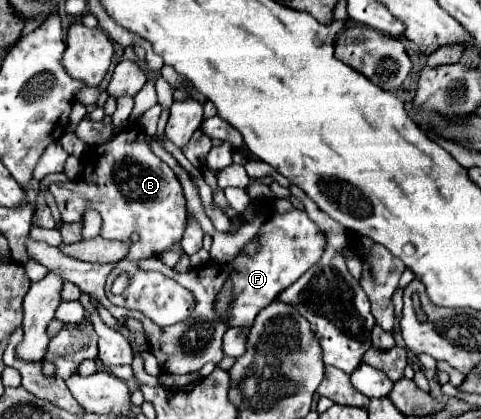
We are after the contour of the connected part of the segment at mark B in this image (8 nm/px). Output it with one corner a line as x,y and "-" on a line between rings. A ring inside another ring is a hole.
130,127
114,135
108,143
90,147
82,157
82,167
82,179
49,189
56,197
56,205
64,223
80,223
84,211
94,209
102,215
104,221
100,237
116,239
128,245
128,255
114,263
112,273
106,279
106,287
112,285
120,271
136,271
142,259
160,255
162,251
180,243
188,223
182,187
174,171
152,153
148,135
142,129
-
134,231
140,235
136,243
130,241
130,233

